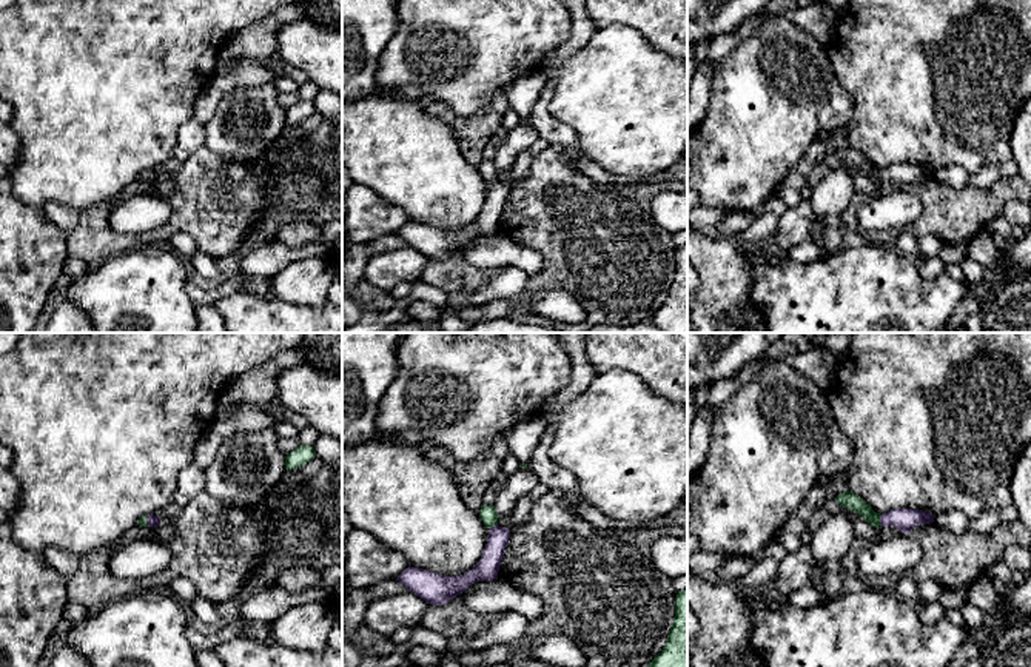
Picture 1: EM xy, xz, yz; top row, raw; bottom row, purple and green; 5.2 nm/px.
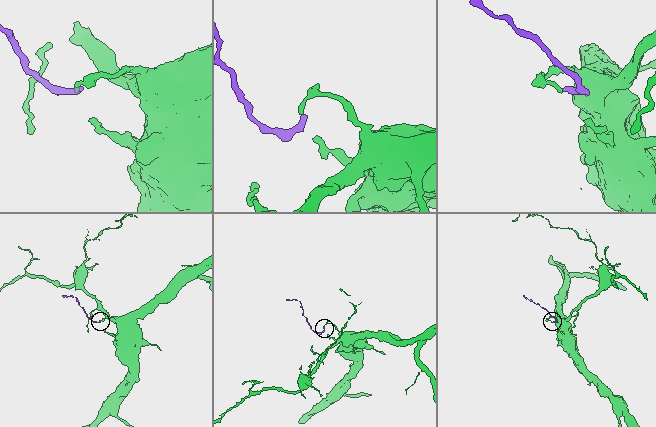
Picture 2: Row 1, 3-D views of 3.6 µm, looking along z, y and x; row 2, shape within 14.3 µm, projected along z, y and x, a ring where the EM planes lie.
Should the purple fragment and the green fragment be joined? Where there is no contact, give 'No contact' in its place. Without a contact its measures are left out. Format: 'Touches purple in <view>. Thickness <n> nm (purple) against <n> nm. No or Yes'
Touches purple in yz. Thickness 120 nm (purple) against 90 nm. Yes

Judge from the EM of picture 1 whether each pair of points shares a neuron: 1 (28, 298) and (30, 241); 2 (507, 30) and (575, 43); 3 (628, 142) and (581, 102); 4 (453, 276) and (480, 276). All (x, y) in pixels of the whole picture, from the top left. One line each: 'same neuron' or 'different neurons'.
1: same neuron
2: different neurons
3: same neuron
4: same neuron

